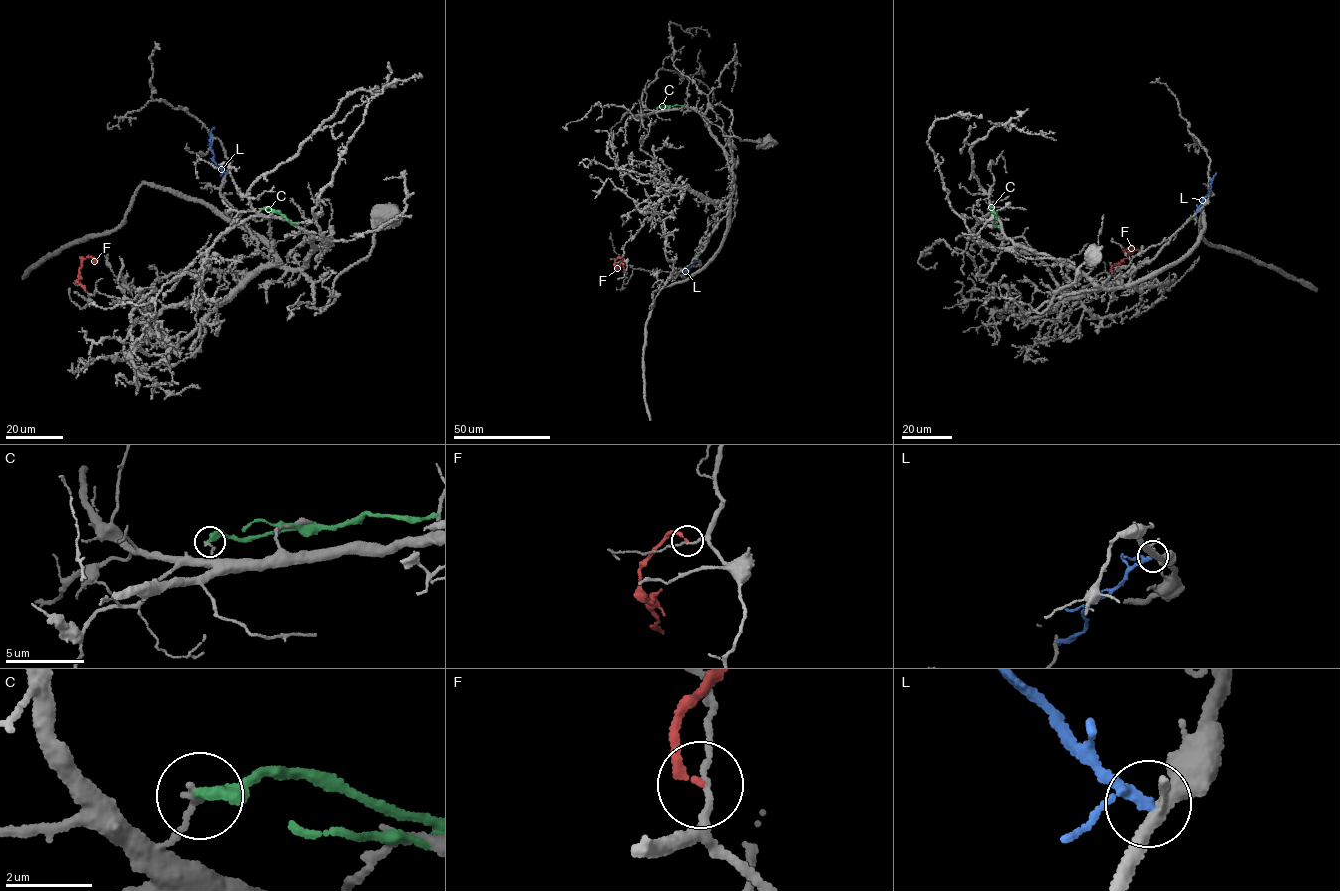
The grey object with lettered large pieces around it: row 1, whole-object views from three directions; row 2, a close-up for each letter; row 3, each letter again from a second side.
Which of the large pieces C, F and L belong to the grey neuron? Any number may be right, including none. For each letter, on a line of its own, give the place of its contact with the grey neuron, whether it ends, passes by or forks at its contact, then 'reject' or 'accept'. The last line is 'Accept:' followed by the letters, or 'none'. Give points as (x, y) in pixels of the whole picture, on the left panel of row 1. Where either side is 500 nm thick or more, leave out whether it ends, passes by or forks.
C: meets grey at (261, 209); it ends there; reject
F: meets grey at (86, 291); it ends there; reject
L: meets grey at (226, 173); it passes by; reject
Accept: none

